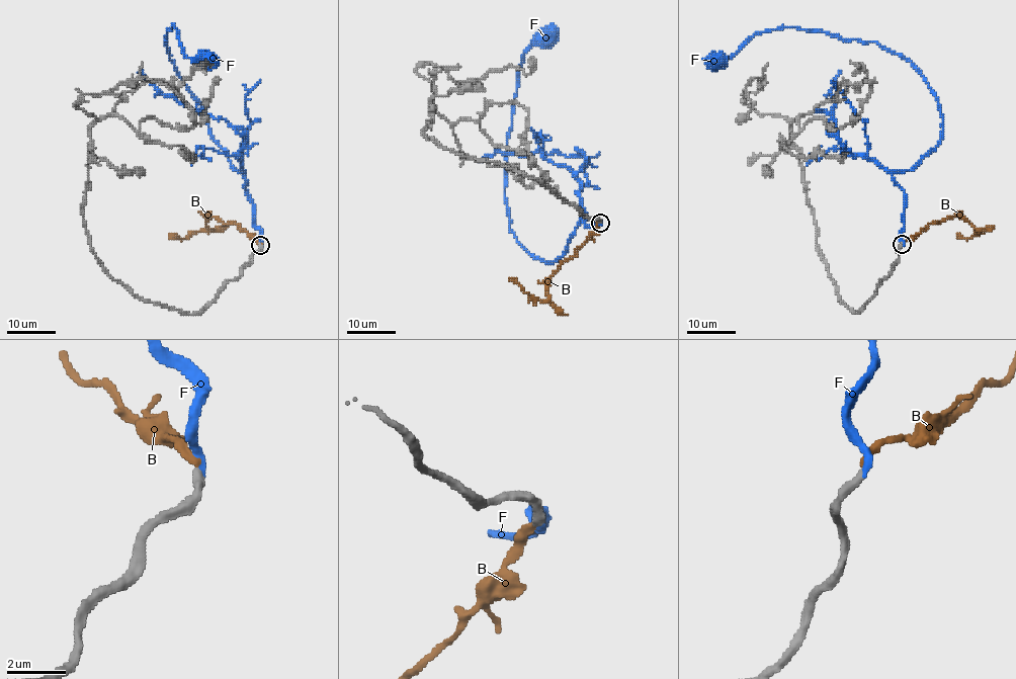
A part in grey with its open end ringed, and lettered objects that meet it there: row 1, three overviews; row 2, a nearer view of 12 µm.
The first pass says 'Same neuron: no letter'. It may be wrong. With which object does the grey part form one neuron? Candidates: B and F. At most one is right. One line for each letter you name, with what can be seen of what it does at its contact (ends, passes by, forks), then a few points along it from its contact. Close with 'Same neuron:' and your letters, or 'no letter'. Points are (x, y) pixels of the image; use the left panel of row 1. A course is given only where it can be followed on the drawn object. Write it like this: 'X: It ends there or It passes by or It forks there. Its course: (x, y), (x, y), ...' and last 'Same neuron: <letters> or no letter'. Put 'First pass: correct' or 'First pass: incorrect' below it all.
F: It ends there. Its course: (261, 245), (244, 174), (212, 135), (200, 102), (169, 59), (167, 29), (177, 30), (186, 57), (207, 57)
Same neuron: F
First pass: incorrect

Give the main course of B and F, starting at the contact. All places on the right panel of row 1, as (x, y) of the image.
B: (902, 243), (912, 240), (930, 224), (954, 216), (963, 217), (980, 230), (964, 239), (957, 234)
F: (902, 245), (904, 191), (892, 174), (942, 136), (920, 72), (875, 41), (792, 27), (715, 58)

